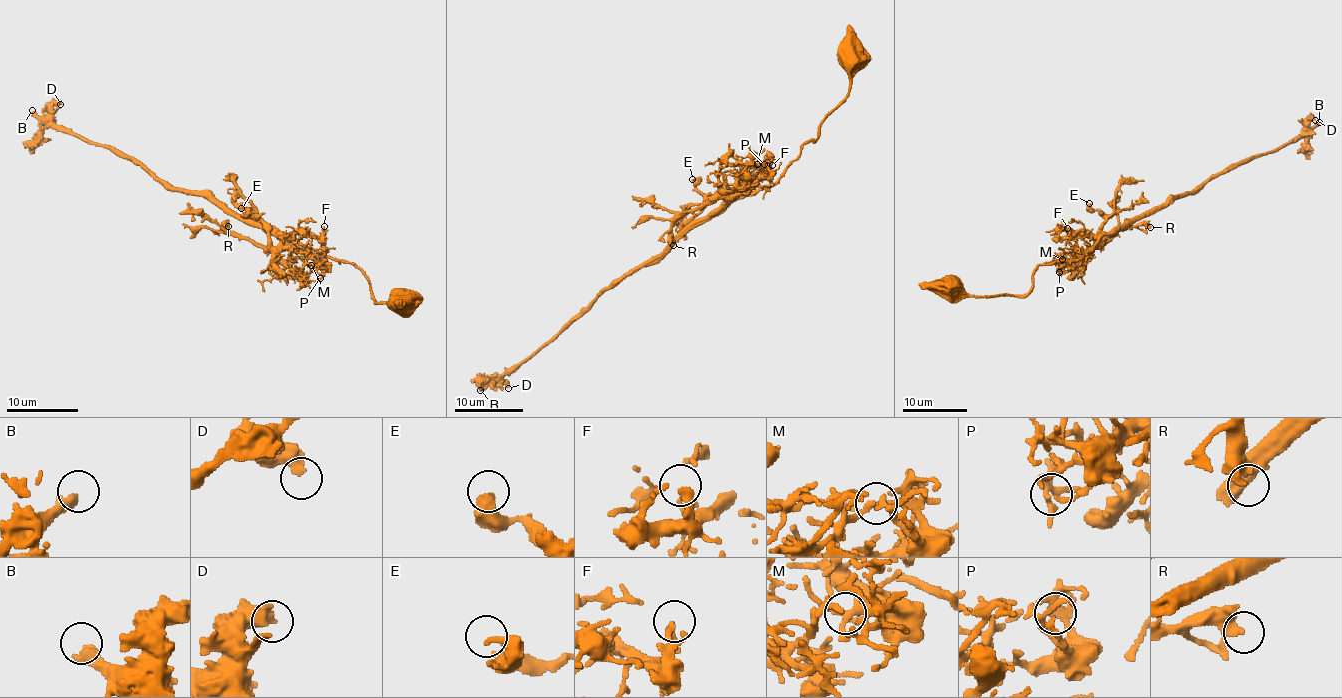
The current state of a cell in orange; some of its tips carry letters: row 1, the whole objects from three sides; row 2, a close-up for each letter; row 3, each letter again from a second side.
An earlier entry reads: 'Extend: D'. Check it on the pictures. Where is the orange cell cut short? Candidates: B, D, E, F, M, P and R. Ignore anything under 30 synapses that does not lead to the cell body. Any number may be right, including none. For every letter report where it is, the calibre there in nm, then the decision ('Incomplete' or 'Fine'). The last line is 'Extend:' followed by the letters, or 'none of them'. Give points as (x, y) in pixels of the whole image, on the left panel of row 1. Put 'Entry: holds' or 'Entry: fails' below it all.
B: Place: (32, 110). Thickness 380 nm. Incomplete
D: Place: (60, 104). Thickness 460 nm. Fine
E: Place: (241, 208). Thickness 280 nm. Fine
F: Place: (324, 226). Thickness 280 nm. Fine
M: Place: (311, 265). Thickness 140 nm. Fine
P: Place: (320, 278). Thickness 160 nm. Fine
R: Place: (228, 226). Thickness 340 nm. Fine
Extend: B
Entry: fails

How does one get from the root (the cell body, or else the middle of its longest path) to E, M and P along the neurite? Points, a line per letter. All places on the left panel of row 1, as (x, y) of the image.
E: (399, 302), (393, 308), (403, 304), (376, 301), (370, 281), (357, 265), (276, 248), (262, 223), (241, 208)
M: (399, 302), (393, 308), (403, 304), (376, 301), (370, 281), (348, 262), (306, 255), (291, 270), (311, 265)
P: (399, 302), (393, 308), (403, 304), (376, 301), (370, 281), (348, 262), (322, 256), (318, 260), (320, 278)

